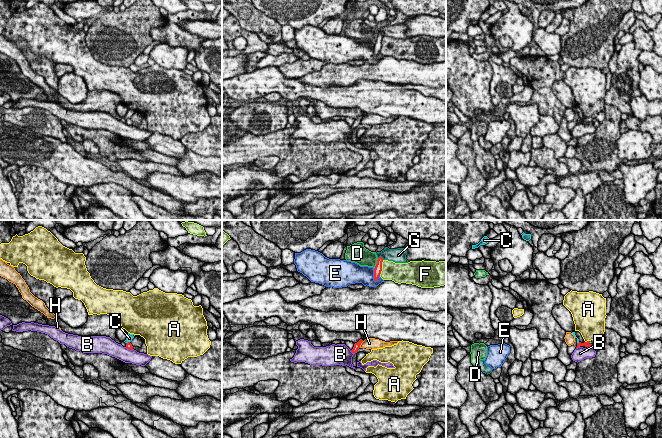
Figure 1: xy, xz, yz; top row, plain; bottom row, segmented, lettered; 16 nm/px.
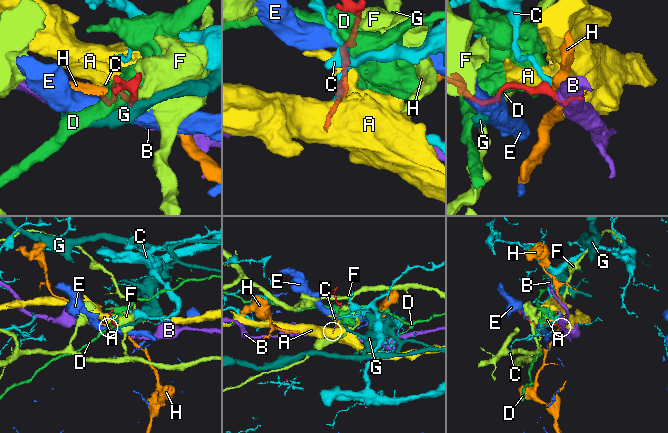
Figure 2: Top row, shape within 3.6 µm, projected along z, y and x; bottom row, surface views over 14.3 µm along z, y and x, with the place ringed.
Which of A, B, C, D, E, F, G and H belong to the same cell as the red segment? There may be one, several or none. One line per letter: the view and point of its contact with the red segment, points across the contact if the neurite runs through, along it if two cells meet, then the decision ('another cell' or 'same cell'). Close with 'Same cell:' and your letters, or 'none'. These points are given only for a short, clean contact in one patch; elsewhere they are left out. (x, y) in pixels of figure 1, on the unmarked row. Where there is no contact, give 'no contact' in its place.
A: contact yz (587, 117); another cell
B: contact xz (353, 128); border xz (350, 126), (352, 128), (356, 127); another cell
C: contact xy (128, 118); another cell
D: contact xz (377, 39); another cell
E: contact xz (374, 51); border xz (374, 44), (374, 55), (376, 57); another cell
F: contact xz (381, 44); another cell
G: contact xz (381, 33); border xz (378, 33), (380, 32), (383, 35); another cell
H: contact xz (360, 120); border xz (363, 117), (359, 123); another cell
Same cell: none

